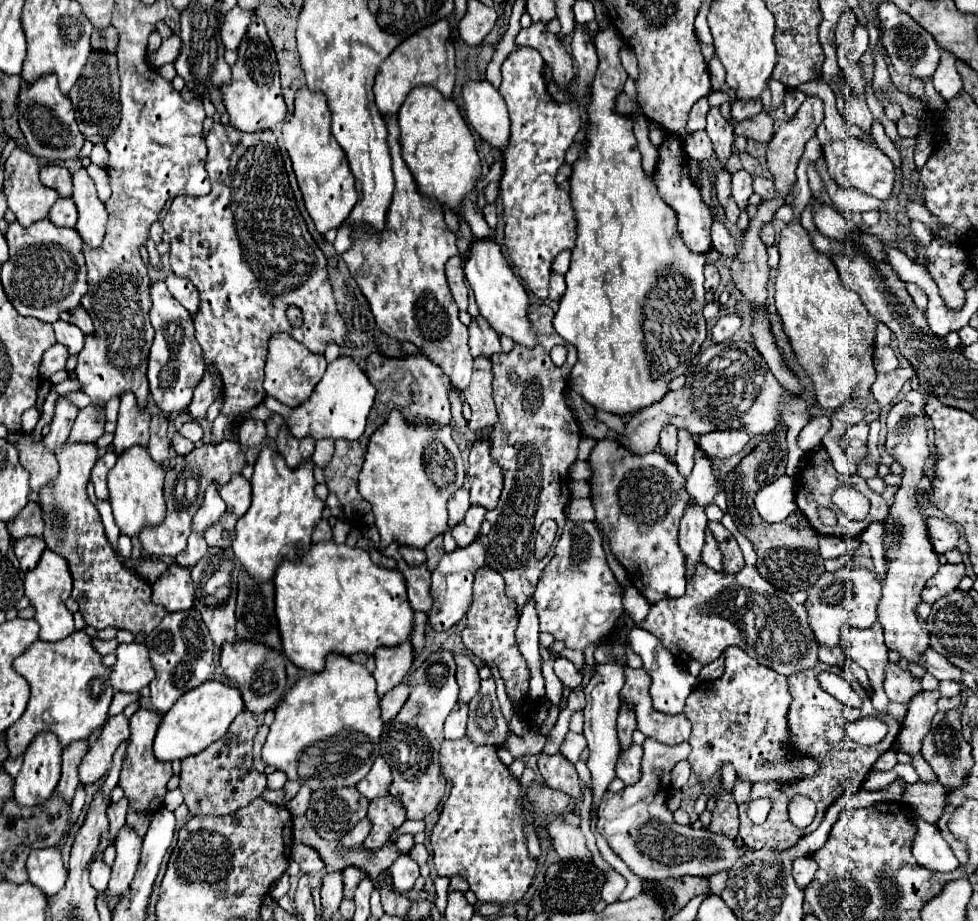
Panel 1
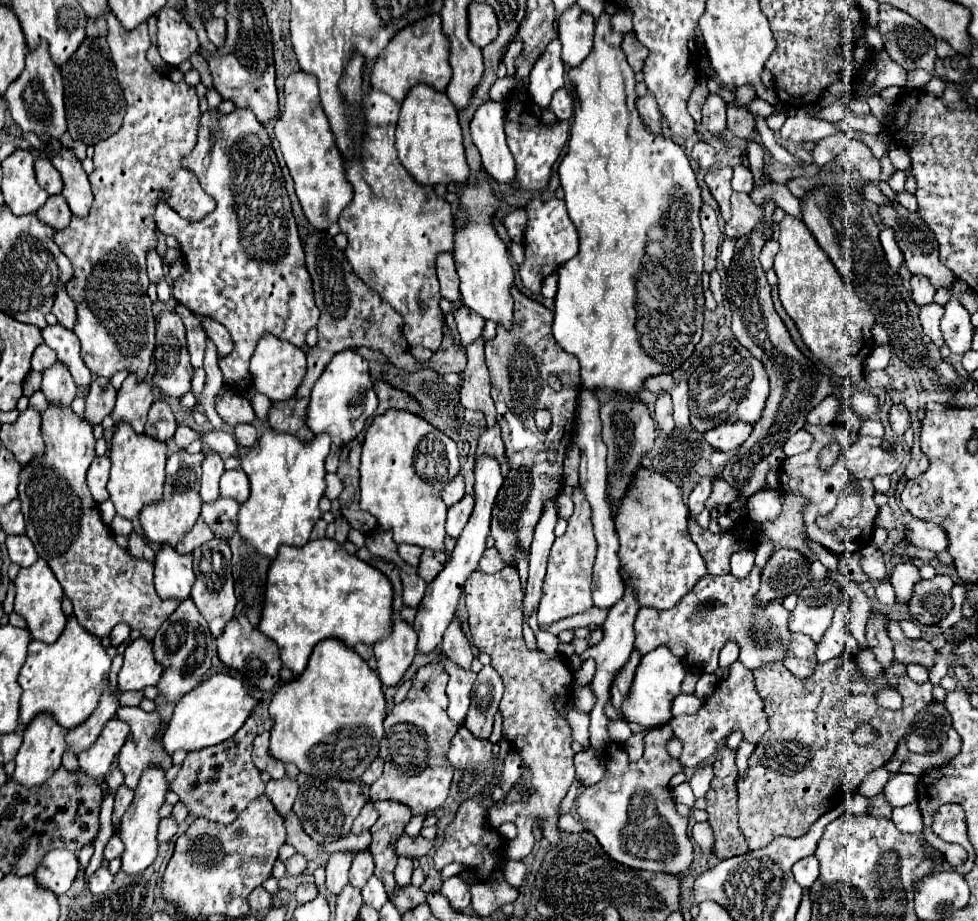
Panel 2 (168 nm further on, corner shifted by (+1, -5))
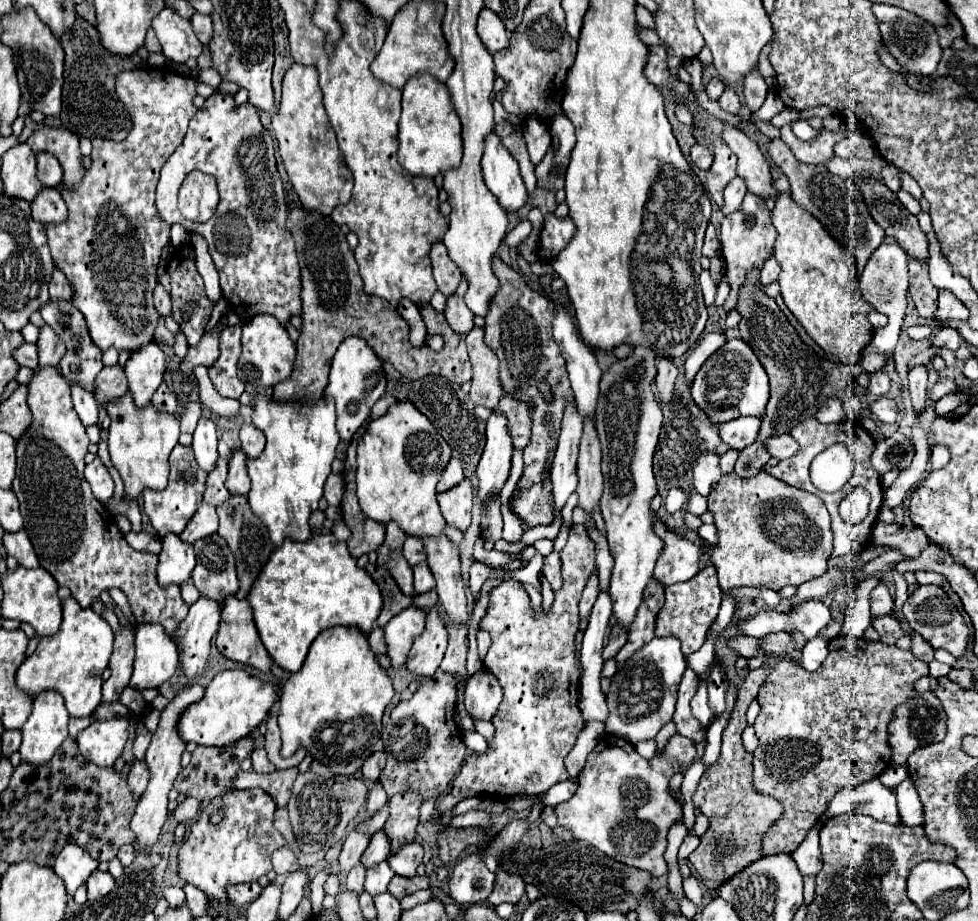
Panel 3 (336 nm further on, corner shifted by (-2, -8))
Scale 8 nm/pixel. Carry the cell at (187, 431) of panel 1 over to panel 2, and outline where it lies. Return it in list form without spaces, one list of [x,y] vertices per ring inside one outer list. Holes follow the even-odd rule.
[[[266,428],[260,440],[246,450],[246,454],[240,454],[236,440],[222,430],[212,430],[200,440],[208,450],[236,456],[250,478],[252,492],[240,506],[238,514],[238,532],[244,540],[248,540],[270,560],[276,556],[282,544],[304,546],[308,542],[312,526],[320,518],[318,500],[326,490],[324,460],[330,450],[330,438],[326,434],[314,436],[310,442],[302,442],[292,434],[280,434],[272,428]]]

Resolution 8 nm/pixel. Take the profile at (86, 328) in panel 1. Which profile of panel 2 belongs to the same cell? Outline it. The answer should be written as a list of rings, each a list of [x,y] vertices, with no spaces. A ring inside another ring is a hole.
[[[58,290],[56,292],[56,300],[54,300],[54,306],[52,306],[52,314],[58,318],[58,322],[64,328],[70,328],[70,330],[74,328],[74,322],[76,322],[76,306],[70,300],[70,296],[66,294],[66,290]]]

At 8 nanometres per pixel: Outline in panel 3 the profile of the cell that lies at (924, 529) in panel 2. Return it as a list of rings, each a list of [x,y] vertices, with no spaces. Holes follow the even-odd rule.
[[[877,521],[871,531],[871,545],[887,545],[889,549],[899,549],[907,557],[919,557],[923,549],[929,547],[929,537],[921,527],[905,529],[897,523],[881,523]]]

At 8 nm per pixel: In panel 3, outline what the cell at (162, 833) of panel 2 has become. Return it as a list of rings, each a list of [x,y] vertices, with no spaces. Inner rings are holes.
[[[187,797],[183,803],[177,805],[177,809],[173,811],[171,817],[173,817],[177,823],[181,823],[181,821],[185,821],[187,817],[195,817],[197,811],[199,811],[199,807],[201,807],[199,801],[195,801],[193,797]]]

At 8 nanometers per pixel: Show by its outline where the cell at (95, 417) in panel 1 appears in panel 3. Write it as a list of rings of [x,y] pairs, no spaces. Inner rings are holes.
[[[119,365],[103,367],[95,379],[95,401],[97,405],[107,405],[117,397],[127,393],[127,379]]]

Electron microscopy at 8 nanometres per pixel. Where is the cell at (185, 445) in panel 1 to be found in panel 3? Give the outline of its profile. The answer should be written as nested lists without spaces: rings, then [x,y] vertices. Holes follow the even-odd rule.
[[[185,403],[181,413],[181,433],[193,433],[201,417],[201,403]]]

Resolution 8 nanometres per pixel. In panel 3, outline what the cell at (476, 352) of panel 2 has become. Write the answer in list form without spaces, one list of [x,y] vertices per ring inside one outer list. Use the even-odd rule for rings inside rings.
[[[475,327],[467,335],[467,351],[473,365],[473,379],[471,379],[471,391],[469,397],[475,405],[483,405],[487,409],[495,409],[499,399],[503,397],[501,385],[499,385],[499,361],[491,349],[487,349],[483,341],[483,329]]]

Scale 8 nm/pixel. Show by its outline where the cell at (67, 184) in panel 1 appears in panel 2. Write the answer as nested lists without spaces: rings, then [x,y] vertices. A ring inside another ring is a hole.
[[[36,158],[34,160],[34,170],[36,170],[36,176],[38,176],[38,184],[48,194],[60,194],[62,192],[60,172],[52,166],[52,162],[48,158]]]

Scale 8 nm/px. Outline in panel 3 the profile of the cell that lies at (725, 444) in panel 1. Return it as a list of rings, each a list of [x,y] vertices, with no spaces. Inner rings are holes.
[[[739,417],[733,421],[721,423],[719,425],[719,437],[731,449],[741,451],[755,441],[759,425],[761,425],[761,419],[757,419],[757,417]]]

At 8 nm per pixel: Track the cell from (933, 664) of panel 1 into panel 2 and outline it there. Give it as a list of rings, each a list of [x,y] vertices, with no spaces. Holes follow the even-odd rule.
[[[890,620],[888,636],[894,642],[894,658],[902,664],[924,664],[926,668],[932,668],[932,658],[936,656],[936,650],[926,640],[910,640],[902,634],[902,628],[898,622]]]

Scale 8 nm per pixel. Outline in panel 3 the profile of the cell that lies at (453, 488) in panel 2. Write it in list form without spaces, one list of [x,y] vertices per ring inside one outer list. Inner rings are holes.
[[[451,459],[451,465],[447,465],[447,469],[443,471],[443,477],[439,479],[437,493],[445,493],[445,491],[453,489],[453,487],[459,485],[463,479],[465,479],[465,475],[463,475],[463,467],[461,467],[459,459]]]

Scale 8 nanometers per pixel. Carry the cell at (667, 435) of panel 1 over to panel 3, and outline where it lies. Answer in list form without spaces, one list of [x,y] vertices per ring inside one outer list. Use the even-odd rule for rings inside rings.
[[[657,359],[655,361],[655,367],[657,367],[657,377],[655,377],[655,385],[657,385],[657,391],[659,391],[659,399],[663,403],[669,403],[671,397],[673,397],[673,385],[675,385],[675,379],[677,379],[677,367],[673,365],[671,359]]]

